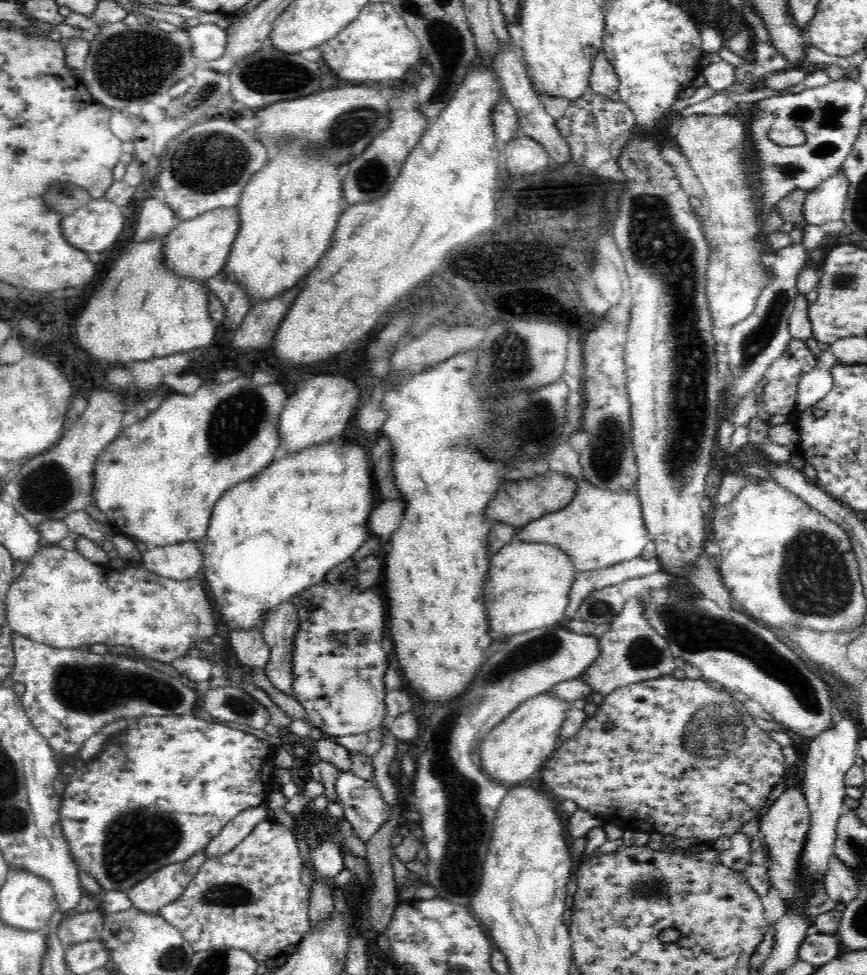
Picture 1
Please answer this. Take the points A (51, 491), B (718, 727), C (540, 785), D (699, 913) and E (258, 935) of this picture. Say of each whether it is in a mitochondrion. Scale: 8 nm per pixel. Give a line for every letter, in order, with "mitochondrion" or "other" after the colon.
A: mitochondrion
B: mitochondrion
C: other
D: other
E: other

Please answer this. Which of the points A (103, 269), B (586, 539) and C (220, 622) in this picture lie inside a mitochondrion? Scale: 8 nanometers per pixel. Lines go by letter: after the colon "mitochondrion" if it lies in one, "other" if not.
A: other
B: other
C: other

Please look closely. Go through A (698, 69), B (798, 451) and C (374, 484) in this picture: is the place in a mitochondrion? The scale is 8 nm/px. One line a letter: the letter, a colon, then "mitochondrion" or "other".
A: other
B: other
C: other

